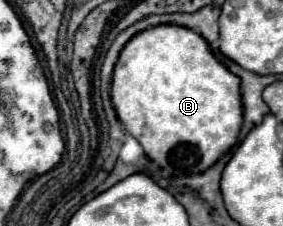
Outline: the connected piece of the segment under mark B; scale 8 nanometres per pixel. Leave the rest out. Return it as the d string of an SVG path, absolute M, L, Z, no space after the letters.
M159 24L135 34L121 50L113 72L111 100L121 124L139 140L145 154L171 176L187 176L207 170L237 144L243 118L239 82L211 54L201 34L177 24Z

